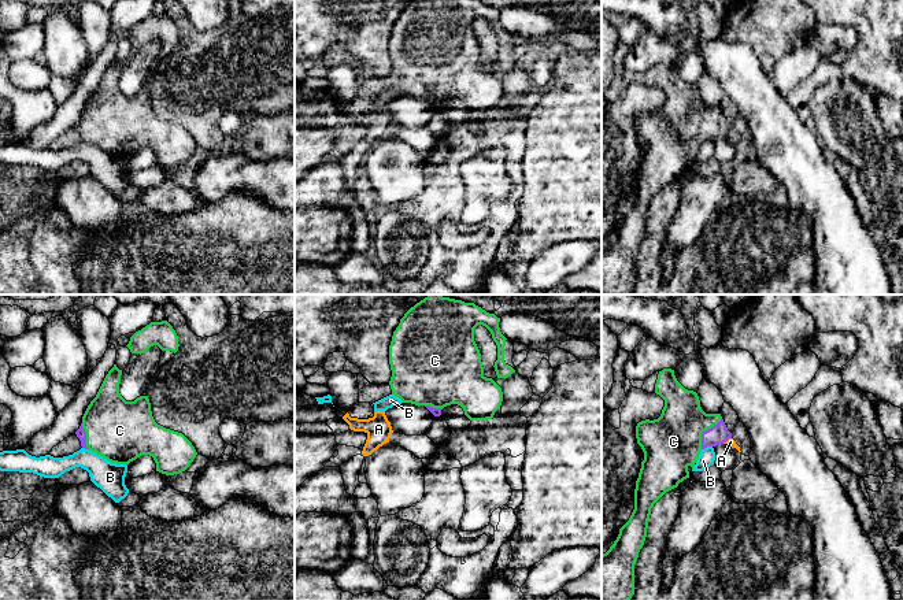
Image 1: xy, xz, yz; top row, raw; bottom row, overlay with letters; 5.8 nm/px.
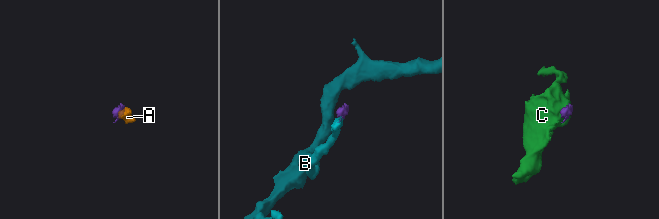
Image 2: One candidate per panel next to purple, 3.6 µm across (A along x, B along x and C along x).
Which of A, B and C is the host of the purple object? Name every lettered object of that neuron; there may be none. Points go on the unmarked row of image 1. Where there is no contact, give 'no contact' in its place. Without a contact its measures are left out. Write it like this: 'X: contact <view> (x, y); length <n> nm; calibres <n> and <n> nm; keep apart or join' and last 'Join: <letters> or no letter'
A: contact yz (726, 133); length 70 nm; calibres 110 and 50 nm; join
B: contact yz (706, 140); length 70 nm; calibres 110 and 90 nm; keep apart
C: contact yz (703, 125); length 220 nm; calibres 110 and 340 nm; join
Join: A, C

